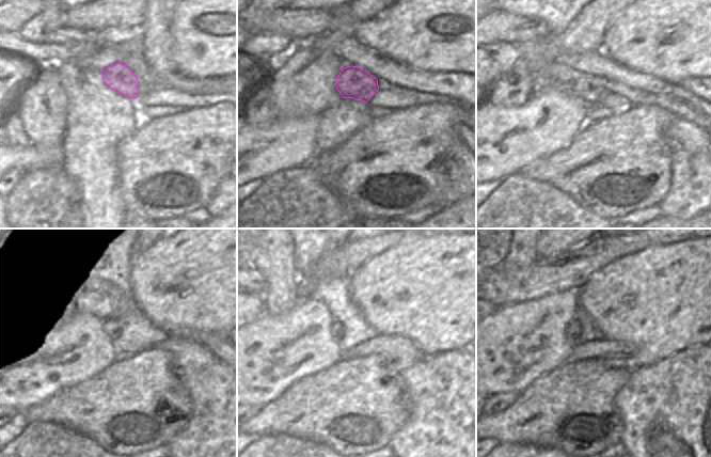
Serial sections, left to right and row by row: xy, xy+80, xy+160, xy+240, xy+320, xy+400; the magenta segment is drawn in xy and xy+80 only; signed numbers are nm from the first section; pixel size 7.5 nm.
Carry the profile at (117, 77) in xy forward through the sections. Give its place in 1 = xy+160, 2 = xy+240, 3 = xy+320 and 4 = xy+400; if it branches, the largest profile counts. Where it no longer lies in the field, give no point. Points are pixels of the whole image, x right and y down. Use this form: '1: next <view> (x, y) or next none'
1: next xy+160 (591, 93)
2: next xy+240 (104, 331)
3: next xy+320 (336, 329)
4: next xy+400 (573, 329)

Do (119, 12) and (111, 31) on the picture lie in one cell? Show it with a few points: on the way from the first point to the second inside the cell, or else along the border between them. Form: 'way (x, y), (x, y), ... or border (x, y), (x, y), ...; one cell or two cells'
border (139, 26), (106, 26), (92, 30); two cells

